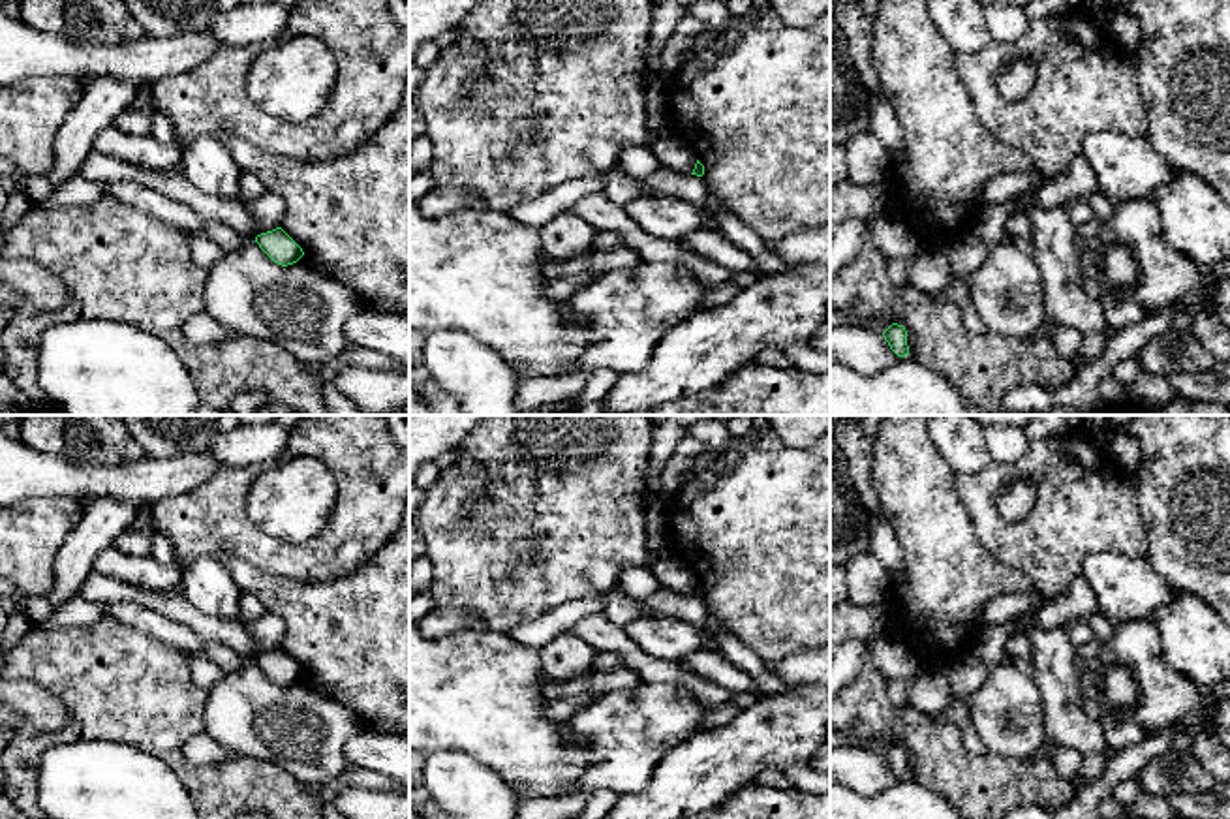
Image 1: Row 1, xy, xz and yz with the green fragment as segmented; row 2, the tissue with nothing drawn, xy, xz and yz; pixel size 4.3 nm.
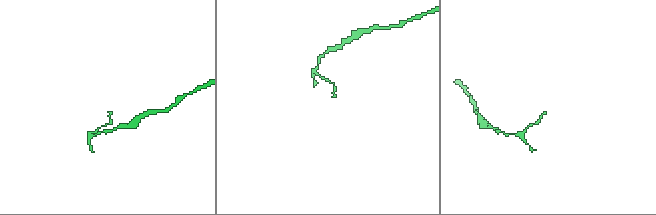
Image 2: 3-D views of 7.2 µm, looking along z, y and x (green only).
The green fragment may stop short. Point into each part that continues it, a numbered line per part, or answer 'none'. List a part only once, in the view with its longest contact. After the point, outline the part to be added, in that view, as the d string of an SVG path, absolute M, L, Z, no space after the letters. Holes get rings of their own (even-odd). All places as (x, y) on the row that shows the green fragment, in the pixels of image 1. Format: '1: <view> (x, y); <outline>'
none

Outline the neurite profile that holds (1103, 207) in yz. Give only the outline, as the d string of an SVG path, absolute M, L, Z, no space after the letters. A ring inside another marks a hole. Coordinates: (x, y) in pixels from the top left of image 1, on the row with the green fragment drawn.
M1093 192L1085 201L1091 203L1095 218L1104 224L1112 218L1114 214L1114 201L1104 197L1100 192Z

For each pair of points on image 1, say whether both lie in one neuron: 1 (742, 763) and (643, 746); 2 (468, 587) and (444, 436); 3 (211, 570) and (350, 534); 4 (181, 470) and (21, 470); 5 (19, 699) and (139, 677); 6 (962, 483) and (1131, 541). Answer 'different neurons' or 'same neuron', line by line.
1: different neurons
2: different neurons
3: different neurons
4: same neuron
5: different neurons
6: same neuron

